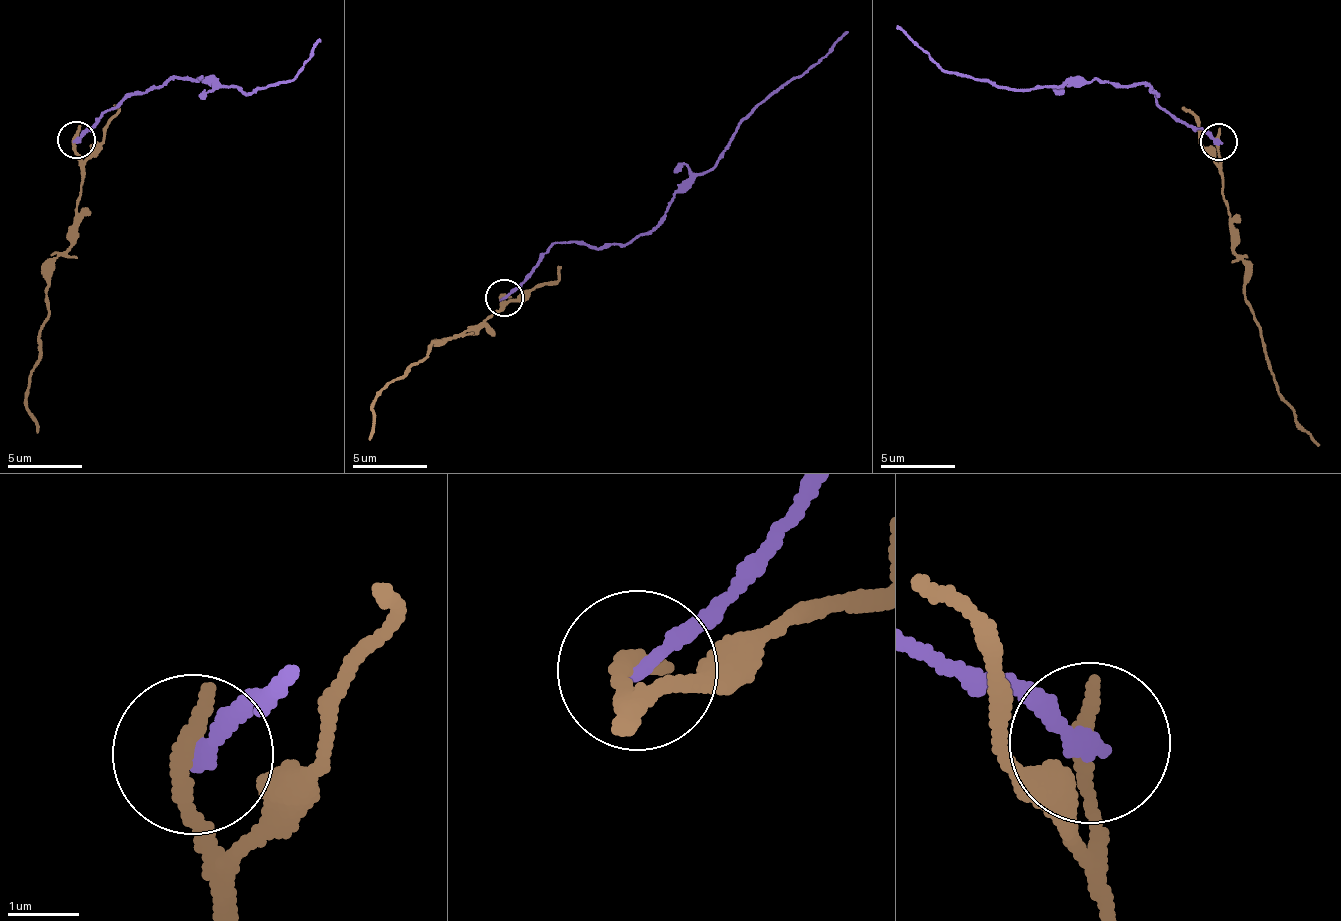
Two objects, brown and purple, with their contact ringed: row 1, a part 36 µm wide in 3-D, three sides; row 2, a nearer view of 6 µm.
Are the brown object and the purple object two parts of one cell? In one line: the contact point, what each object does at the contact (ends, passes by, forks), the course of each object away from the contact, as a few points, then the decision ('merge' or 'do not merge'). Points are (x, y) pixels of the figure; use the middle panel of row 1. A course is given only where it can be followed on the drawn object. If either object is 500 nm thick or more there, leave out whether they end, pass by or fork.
place (504, 297); brown ends; purple ends; course brown (505, 298), (495, 312), (478, 327), (428, 346), (414, 366), (374, 397), (368, 441); course purple (505, 298), (559, 241), (587, 247), (639, 238), (657, 225), (673, 195), (716, 164), (743, 120), (848, 30); do not merge

